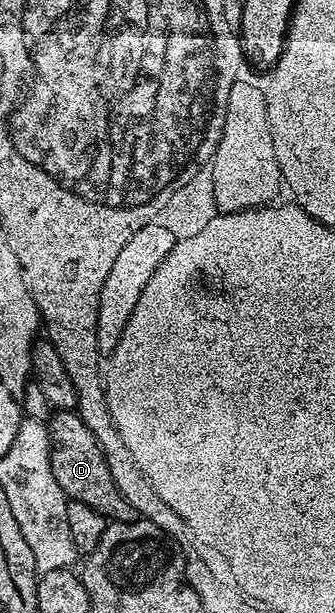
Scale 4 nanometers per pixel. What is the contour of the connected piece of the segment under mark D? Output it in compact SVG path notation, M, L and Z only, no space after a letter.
M55 410L47 422L47 431L51 437L51 463L53 476L57 484L67 494L72 502L89 504L93 512L101 512L101 516L108 522L134 522L137 515L135 509L125 500L117 484L113 482L113 475L109 472L109 464L105 464L105 456L89 428L81 420L81 416L74 410Z

